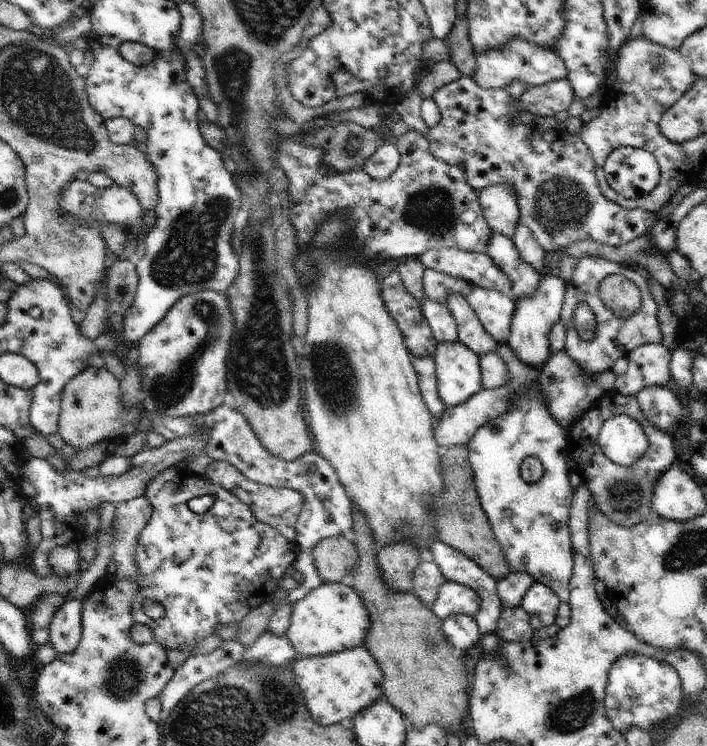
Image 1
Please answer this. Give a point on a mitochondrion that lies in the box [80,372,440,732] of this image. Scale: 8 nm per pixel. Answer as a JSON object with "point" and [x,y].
{"point":[125,680]}

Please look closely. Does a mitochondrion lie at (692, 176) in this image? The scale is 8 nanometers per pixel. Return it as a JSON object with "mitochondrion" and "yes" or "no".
{"mitochondrion":"no"}

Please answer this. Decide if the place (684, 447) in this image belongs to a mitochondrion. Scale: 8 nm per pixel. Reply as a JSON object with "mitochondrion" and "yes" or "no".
{"mitochondrion":"no"}

